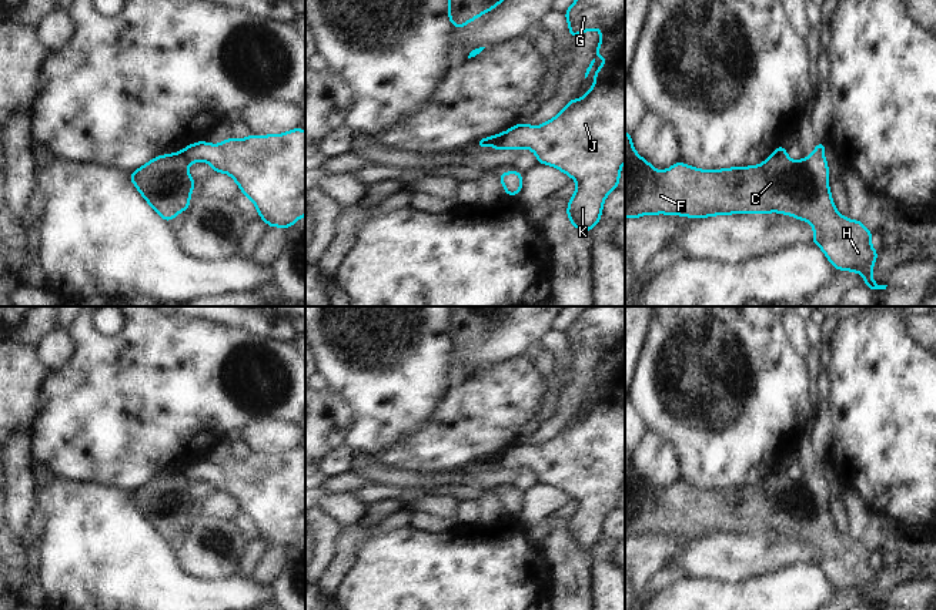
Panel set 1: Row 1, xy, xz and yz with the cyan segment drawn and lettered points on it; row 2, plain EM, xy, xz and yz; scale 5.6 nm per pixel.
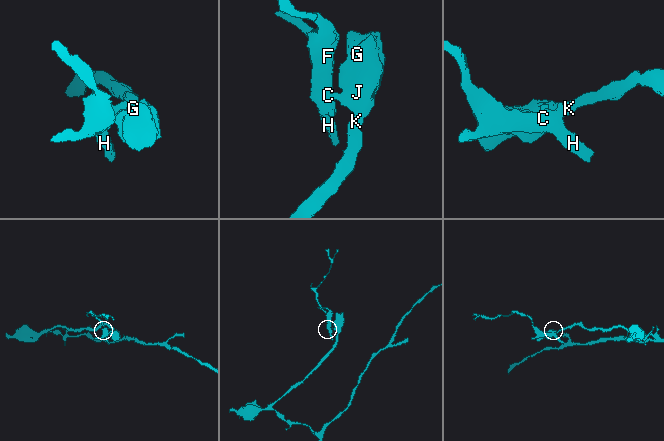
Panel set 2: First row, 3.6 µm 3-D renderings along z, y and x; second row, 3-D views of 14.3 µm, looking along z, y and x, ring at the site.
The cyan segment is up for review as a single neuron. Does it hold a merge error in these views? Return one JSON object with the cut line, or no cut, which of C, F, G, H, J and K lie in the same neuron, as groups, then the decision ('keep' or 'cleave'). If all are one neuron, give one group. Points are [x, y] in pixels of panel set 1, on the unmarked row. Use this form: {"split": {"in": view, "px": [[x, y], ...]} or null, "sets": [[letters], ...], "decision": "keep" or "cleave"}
{"split": {"in": "xz", "px": [[504, 453], [501, 466]]}, "sets": [["C", "F", "H"], ["G", "J", "K"]], "decision": "cleave"}

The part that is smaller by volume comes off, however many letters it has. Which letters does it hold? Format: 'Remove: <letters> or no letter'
Remove: C, F, H

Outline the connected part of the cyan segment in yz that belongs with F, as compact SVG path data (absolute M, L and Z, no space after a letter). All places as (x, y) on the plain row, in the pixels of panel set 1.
M625 450L625 537L646 533L676 533L692 537L742 532L768 534L770 530L789 533L810 542L815 547L813 563L823 569L825 576L836 589L860 591L866 606L872 610L886 609L887 604L878 604L872 599L872 586L878 577L878 570L870 564L873 553L862 540L842 536L833 524L828 505L829 487L823 475L825 466L825 460L818 462L813 473L800 480L772 473L755 486L705 490L678 480L665 490L656 490L636 473L631 452Z

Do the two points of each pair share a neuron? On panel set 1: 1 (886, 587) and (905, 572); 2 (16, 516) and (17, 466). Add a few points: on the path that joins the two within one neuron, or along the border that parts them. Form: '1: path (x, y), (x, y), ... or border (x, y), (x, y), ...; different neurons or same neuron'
1: path (891, 583), (901, 575); same neuron
2: path (17, 503), (17, 479); same neuron

